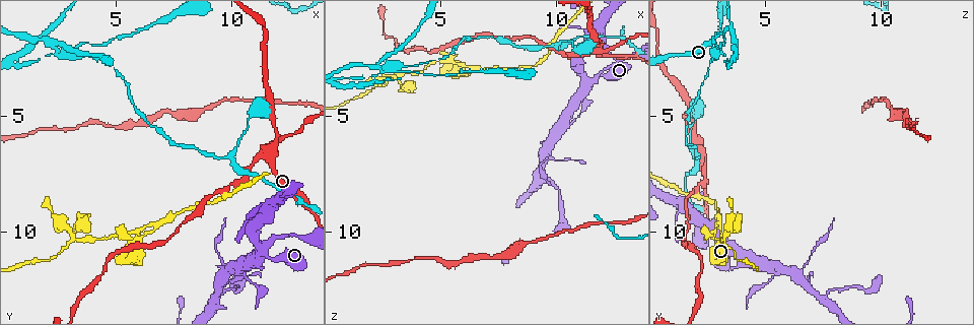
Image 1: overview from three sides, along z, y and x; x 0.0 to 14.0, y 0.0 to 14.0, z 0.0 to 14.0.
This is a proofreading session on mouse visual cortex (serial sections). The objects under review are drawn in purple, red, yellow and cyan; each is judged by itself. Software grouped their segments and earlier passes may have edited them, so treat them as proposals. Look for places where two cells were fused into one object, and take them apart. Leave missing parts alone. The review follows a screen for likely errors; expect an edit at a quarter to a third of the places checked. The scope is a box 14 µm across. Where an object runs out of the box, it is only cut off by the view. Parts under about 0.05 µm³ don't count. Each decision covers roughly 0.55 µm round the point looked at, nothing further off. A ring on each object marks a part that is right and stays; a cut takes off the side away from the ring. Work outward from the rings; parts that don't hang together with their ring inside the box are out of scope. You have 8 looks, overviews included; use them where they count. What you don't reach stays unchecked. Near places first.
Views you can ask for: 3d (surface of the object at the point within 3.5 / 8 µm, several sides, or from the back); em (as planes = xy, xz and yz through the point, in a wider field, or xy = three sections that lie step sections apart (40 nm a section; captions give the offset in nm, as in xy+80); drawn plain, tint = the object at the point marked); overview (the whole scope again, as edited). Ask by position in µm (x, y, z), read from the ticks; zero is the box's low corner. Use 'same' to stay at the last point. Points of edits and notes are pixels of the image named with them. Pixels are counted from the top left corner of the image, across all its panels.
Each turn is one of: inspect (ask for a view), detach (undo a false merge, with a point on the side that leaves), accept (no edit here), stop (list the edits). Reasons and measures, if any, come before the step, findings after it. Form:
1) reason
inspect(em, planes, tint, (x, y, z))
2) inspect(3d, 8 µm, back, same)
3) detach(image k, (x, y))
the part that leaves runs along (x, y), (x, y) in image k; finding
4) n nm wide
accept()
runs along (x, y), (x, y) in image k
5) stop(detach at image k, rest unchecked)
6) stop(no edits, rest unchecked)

abrupt turn
inspect(3d, 3.5 µm, (2.3, 1.8, 2.8))

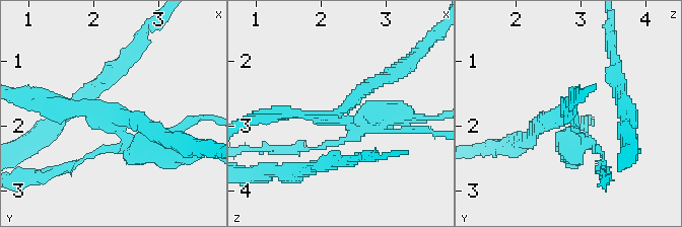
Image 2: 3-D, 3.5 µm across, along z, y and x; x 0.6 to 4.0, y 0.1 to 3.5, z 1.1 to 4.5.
4 arms; arms of 100, 150, 200, 250 nm; need the tissue
inspect(em, xy, step 5, tint, (2.30, 1.80, 2.80))

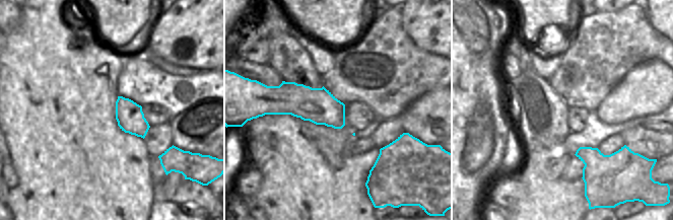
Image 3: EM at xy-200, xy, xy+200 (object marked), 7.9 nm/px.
280 nm wide
detach(image 2, (116, 150))
the part that leaves runs along (342, 120), (426, 120) in image 2; two cells meet here

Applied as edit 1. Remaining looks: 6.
redraw
inspect(overview)

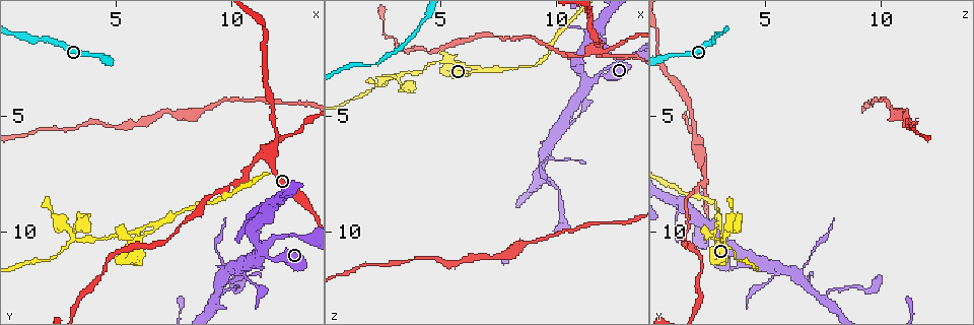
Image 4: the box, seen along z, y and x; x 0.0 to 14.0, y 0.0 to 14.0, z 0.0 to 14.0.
three-way junction
inspect(3d, 3.5 µm, (6.8, 9.7, 3.0))

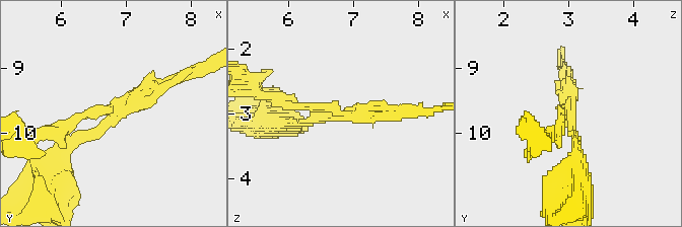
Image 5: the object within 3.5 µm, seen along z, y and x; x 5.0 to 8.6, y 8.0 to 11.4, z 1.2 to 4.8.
3 arms; arms of 150, 150, 250 nm; shape alone is not enough
inspect(em, xy, step 3, tint, (6.80, 9.70, 3.05))

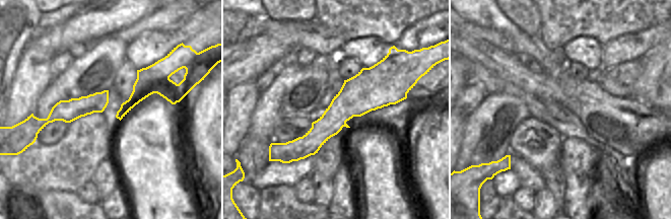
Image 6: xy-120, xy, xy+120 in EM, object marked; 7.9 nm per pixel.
300 nm wide
accept()
runs along (401, 93), (279, 145) in image 6; continuous, no second cell

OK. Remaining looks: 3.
abrupt turn
inspect(3d, 3.5 µm, (11.5, 6.8, 2.1))

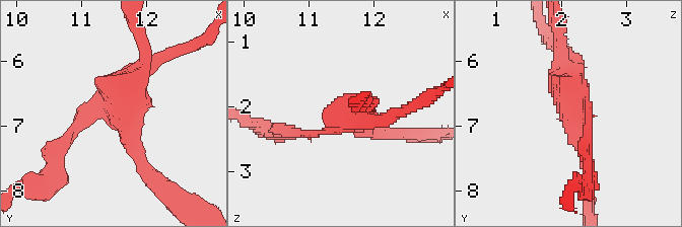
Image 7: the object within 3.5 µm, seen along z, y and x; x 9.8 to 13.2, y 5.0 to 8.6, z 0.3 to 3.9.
need the tissue
inspect(em, xy, step 1, tint, (11.60, 6.80, 2.15))

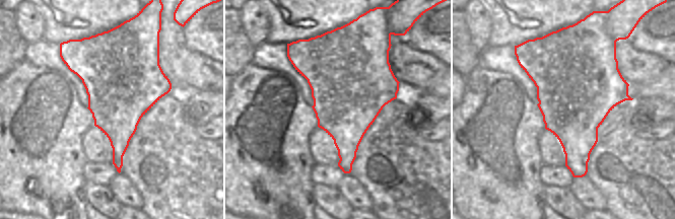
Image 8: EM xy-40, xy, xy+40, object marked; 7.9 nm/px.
650 nm wide
detach(image 7, (407, 109))
the part that leaves runs along (328, 129), (319, 134), (269, 131) in image 7; a second cell is stuck on

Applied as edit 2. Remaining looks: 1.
stop(detach at image 2, detach at image 7, rest unchecked)

